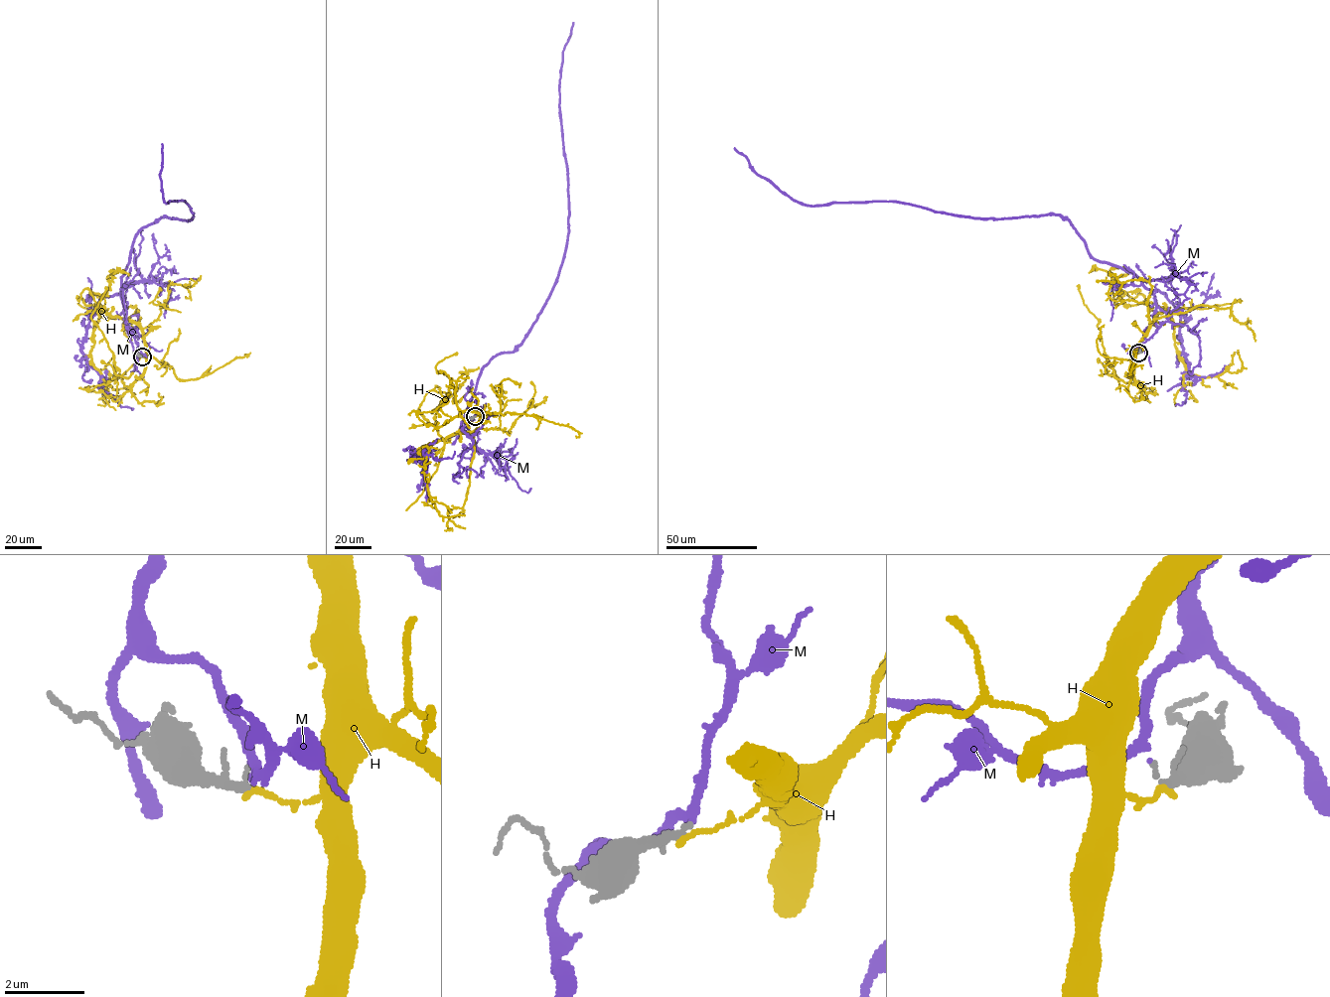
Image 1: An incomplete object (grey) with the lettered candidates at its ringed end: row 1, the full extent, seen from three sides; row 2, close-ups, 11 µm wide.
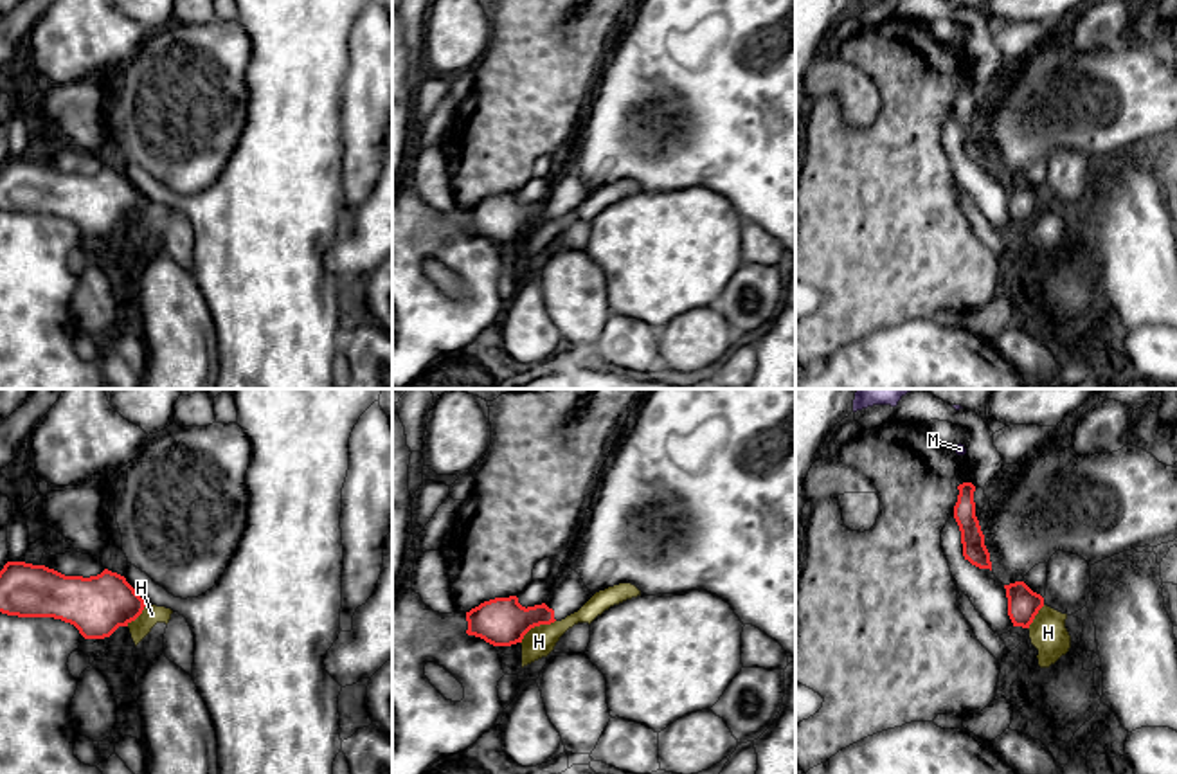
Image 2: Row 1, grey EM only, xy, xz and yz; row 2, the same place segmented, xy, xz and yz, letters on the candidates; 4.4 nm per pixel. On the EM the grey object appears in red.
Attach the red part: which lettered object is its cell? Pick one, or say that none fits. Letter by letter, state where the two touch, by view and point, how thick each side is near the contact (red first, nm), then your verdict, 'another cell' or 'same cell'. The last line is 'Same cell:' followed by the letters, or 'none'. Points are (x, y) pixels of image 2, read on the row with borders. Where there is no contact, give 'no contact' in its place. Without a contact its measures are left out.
H: meets red in xz at (535, 625); 220 nm thick on the red side, 140 nm on the other; another cell
M: no contact; another cell
Same cell: none

